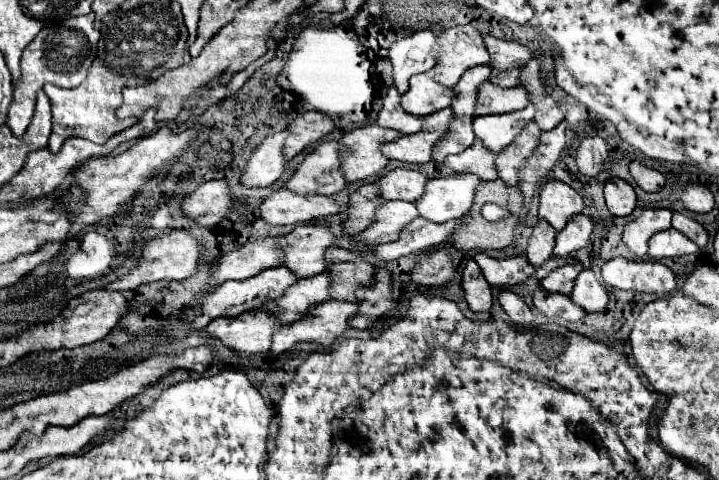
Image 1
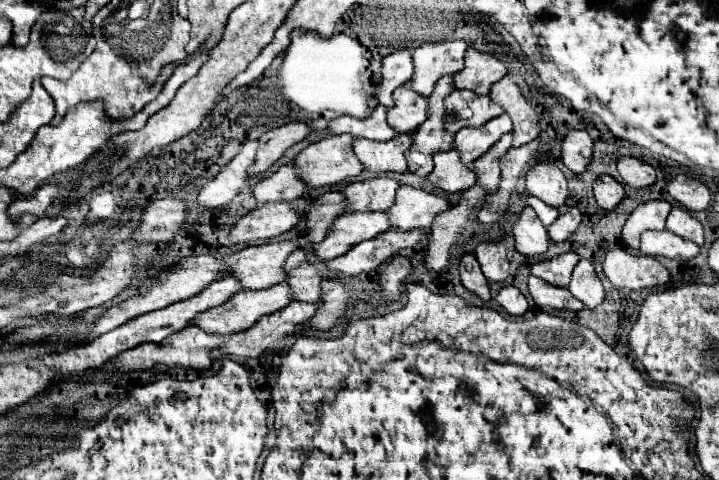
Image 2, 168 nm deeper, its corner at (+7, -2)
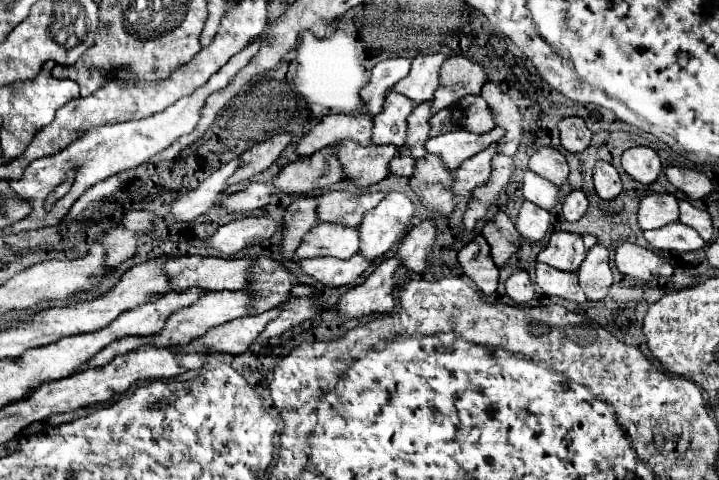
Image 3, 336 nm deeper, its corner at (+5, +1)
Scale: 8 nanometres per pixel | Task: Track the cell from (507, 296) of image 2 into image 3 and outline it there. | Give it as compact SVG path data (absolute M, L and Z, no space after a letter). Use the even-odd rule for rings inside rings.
M515 271L509 279L507 279L507 295L517 301L517 303L529 303L535 295L535 289L533 289L533 283L529 279L529 273L527 271Z

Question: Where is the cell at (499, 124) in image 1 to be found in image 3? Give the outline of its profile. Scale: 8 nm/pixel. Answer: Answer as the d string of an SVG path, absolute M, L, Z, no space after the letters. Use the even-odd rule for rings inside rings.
M495 127L493 131L483 135L475 135L467 131L451 131L451 133L429 139L425 143L425 151L431 155L437 155L441 163L453 171L461 165L461 161L487 149L491 143L497 143L501 137L503 137L501 127Z

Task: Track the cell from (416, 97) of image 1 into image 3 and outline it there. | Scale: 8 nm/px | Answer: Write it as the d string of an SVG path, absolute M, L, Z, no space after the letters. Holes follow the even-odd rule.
M389 91L383 103L383 111L373 119L375 125L371 133L371 143L401 147L407 137L407 115L413 111L413 107L415 103L411 103L411 99Z

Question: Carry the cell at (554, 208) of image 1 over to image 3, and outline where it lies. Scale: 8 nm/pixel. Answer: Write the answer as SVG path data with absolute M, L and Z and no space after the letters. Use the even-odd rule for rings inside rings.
M541 147L539 151L535 151L529 159L529 169L533 173L549 179L557 187L561 187L567 181L567 175L569 175L567 159L555 147Z

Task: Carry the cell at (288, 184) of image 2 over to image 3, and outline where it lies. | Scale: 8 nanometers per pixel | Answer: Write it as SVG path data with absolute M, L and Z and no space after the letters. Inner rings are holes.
M249 183L243 191L237 191L233 195L227 195L221 201L221 207L227 213L245 213L261 209L269 203L271 197L271 185L269 183Z

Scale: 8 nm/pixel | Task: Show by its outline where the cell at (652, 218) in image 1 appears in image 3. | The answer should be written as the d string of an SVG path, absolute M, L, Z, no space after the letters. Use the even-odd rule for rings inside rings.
M653 193L641 199L639 225L641 229L659 229L679 219L679 207L675 195Z

